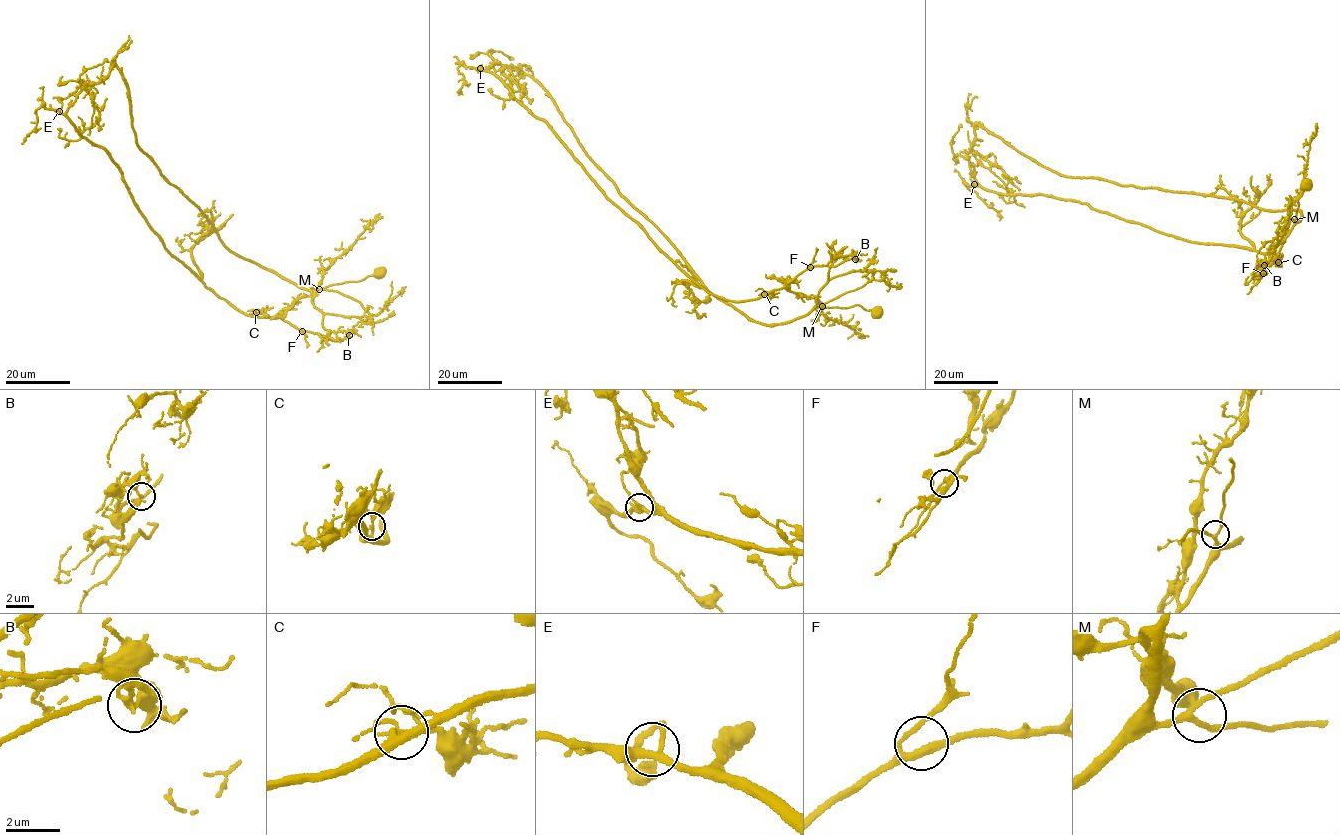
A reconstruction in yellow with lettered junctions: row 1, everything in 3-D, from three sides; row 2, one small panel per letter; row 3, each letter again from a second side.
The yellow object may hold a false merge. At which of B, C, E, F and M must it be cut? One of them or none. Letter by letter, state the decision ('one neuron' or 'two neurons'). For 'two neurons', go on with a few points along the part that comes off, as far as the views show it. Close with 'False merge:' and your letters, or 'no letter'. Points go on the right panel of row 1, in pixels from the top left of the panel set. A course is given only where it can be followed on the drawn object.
B: two neurons | (1264, 265), (1257, 276), (1281, 266), (1073, 200), (992, 192), (955, 155), (962, 126)
C: one neuron
E: one neuron
F: one neuron
M: one neuron
False merge: B

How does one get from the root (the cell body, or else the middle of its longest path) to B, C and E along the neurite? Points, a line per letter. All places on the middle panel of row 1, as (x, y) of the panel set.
B: (647, 234), (701, 286), (734, 301), (755, 300), (781, 289), (806, 269), (825, 265), (836, 253), (855, 259)
C: (647, 234), (661, 251), (709, 293), (735, 301), (755, 300), (764, 294)
E: (647, 234), (607, 198), (553, 128), (519, 102), (506, 84), (480, 68)

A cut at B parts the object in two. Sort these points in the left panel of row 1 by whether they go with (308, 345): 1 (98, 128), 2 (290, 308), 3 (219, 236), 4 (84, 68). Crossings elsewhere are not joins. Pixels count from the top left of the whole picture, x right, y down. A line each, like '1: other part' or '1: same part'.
1: other part
2: same part
3: other part
4: same part

